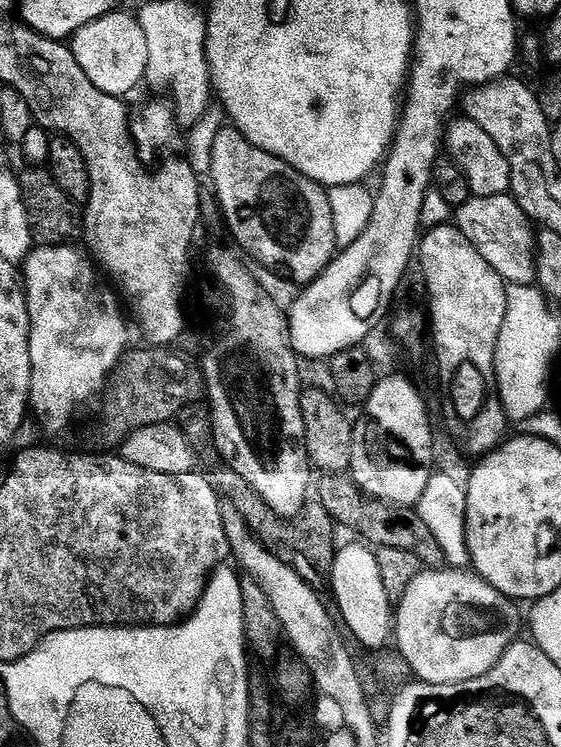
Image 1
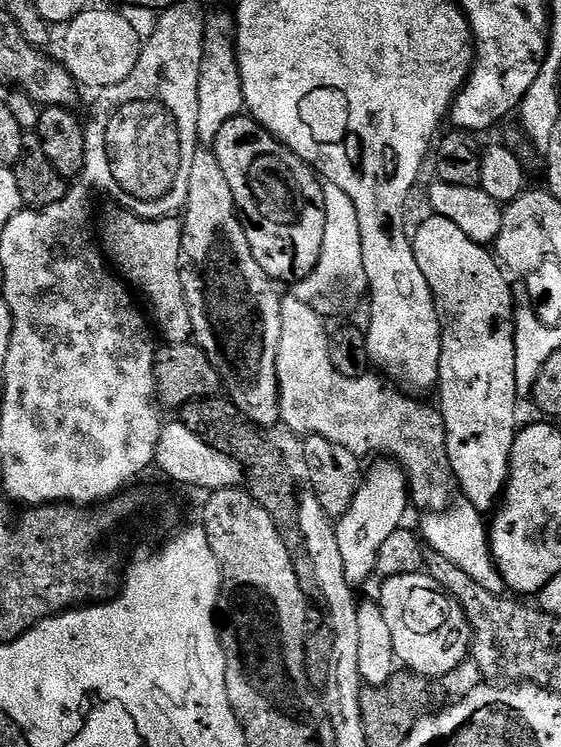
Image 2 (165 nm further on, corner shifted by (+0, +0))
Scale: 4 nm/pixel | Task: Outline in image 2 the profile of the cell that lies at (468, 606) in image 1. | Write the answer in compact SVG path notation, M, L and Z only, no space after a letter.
M415 572L389 576L381 584L384 585L380 588L378 603L386 623L390 625L394 654L407 671L429 678L448 676L464 659L469 659L472 628L462 606L458 606L447 592L435 587L428 575Z

